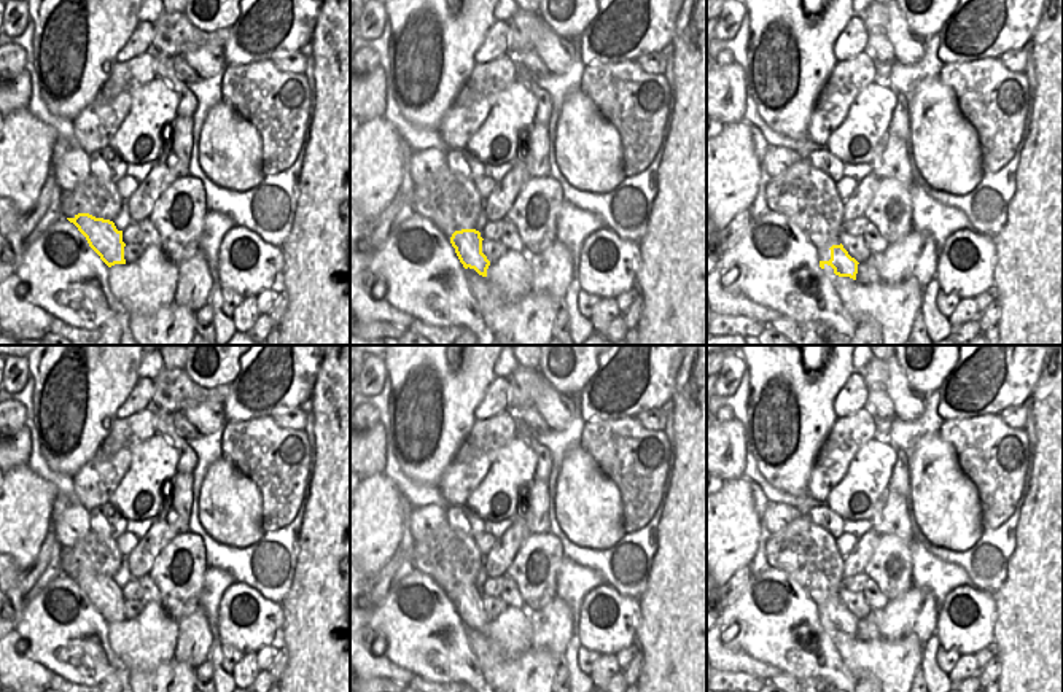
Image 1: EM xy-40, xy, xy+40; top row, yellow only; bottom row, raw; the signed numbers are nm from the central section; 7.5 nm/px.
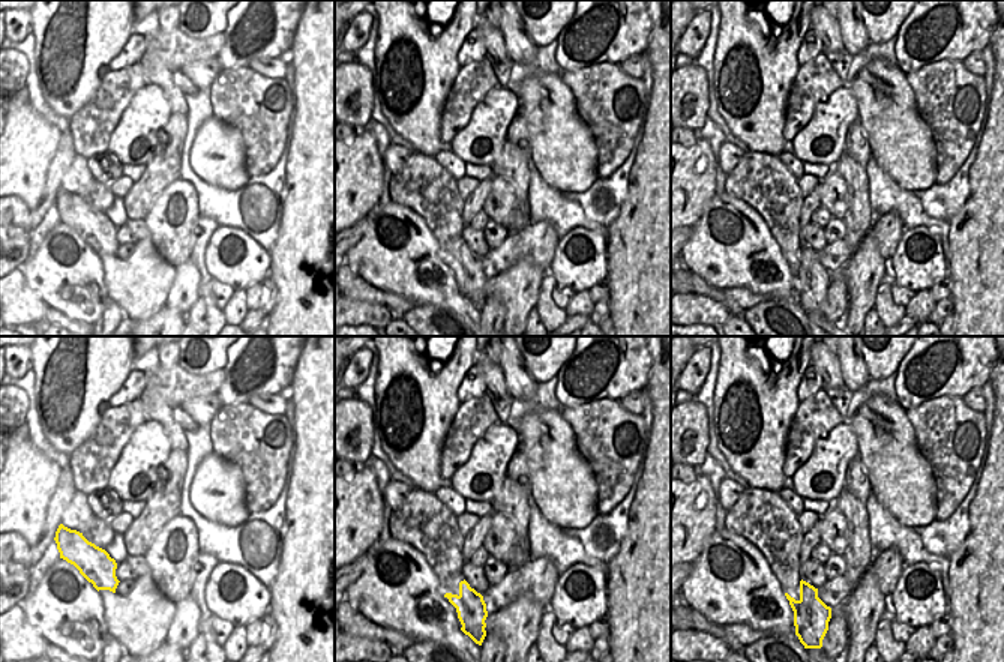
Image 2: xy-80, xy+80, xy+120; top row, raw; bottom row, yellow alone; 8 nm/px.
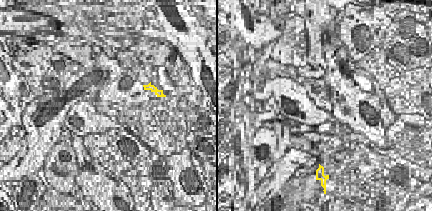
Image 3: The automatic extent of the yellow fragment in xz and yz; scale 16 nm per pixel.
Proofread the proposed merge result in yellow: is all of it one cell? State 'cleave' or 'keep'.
keep

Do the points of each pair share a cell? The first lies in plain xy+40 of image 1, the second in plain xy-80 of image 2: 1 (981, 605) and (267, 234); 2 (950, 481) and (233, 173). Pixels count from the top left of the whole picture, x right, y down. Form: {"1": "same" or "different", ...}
{"1": "different", "2": "same"}

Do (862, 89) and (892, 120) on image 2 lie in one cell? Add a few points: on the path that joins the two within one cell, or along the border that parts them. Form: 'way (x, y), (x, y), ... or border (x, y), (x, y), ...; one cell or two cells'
way (869, 96), (886, 113); one cell

